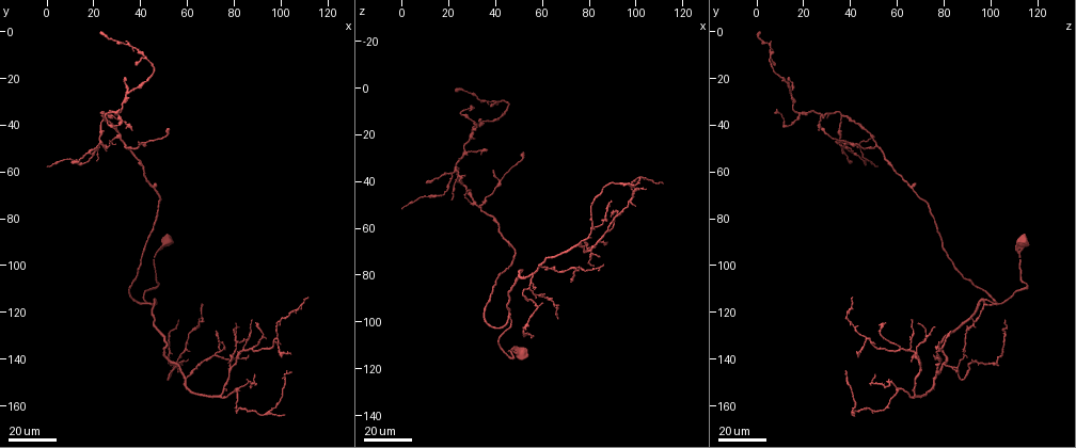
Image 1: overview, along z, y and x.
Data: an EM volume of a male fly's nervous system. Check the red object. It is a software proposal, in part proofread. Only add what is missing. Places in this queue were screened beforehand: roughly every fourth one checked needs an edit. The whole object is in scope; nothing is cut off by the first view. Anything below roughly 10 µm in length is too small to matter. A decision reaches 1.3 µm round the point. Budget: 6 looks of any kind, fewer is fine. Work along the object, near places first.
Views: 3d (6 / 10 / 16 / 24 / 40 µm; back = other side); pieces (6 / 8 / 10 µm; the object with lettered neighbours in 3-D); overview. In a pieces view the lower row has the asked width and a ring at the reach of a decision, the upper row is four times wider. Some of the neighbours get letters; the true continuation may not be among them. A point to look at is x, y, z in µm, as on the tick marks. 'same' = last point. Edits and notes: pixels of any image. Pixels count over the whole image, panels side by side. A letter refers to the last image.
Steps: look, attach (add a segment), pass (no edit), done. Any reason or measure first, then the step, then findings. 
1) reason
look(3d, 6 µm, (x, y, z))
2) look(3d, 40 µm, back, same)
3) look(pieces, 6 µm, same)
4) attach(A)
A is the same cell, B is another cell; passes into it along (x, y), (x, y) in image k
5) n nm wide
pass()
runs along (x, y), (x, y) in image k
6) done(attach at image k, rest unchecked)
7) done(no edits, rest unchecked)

tapers out
look(3d, 40 µm, (40, 47, 36))

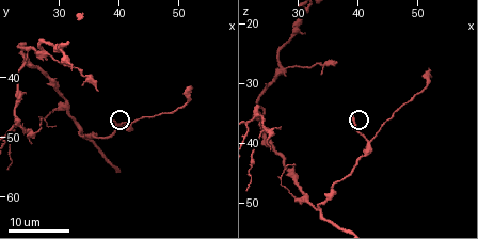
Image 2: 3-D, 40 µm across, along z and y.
look(pieces, 8 µm, (39.0, 47.0, 35.5))

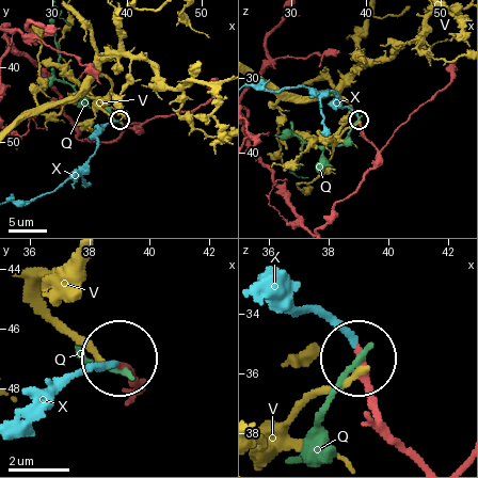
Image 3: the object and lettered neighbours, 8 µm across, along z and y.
attach(X)
X is the same cell, Q and V are other cells; passes into it along (386, 427), (357, 348), (287, 291) in image 3; it goes on there

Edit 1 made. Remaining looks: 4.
free end
look(3d, 24 µm, (10, 57, 40))

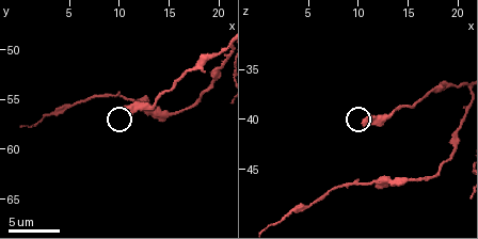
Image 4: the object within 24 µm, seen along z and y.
look(pieces, 6 µm, (10.6, 56.0, 40.6))

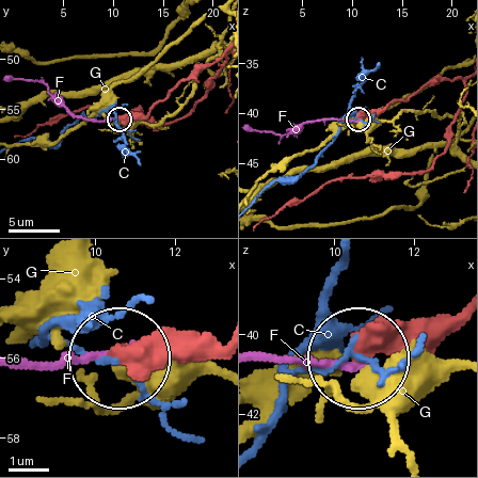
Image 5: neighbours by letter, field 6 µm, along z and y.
390 nm wide
pass()
C, F and G are other cells; runs along (456, 318), (395, 329), (357, 359) in image 5; no lettered segment goes on from it

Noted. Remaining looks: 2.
branch stops here
look(3d, 24 µm, (67, 116, 98))

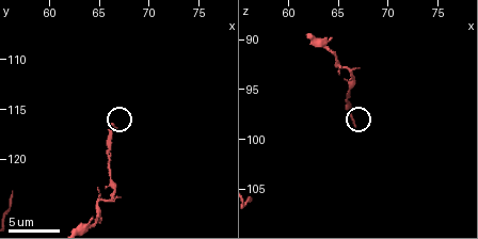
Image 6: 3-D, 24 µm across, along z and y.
look(pieces, 6 µm, (66.4, 116.8, 98.4))

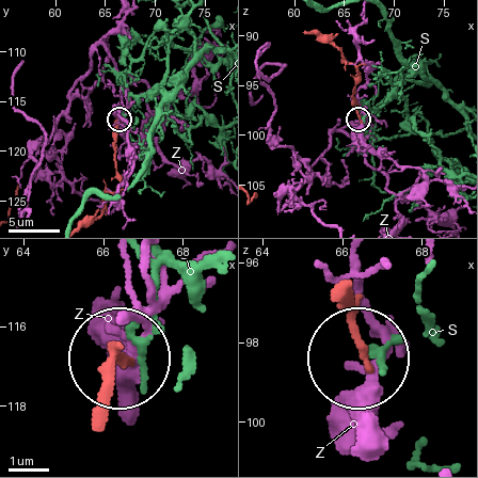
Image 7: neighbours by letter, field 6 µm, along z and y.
pass()
S and Z are other cells; runs along (344, 283), (361, 351) in image 7; none of them fits

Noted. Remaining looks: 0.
done(attach at image 3, rest unchecked)

